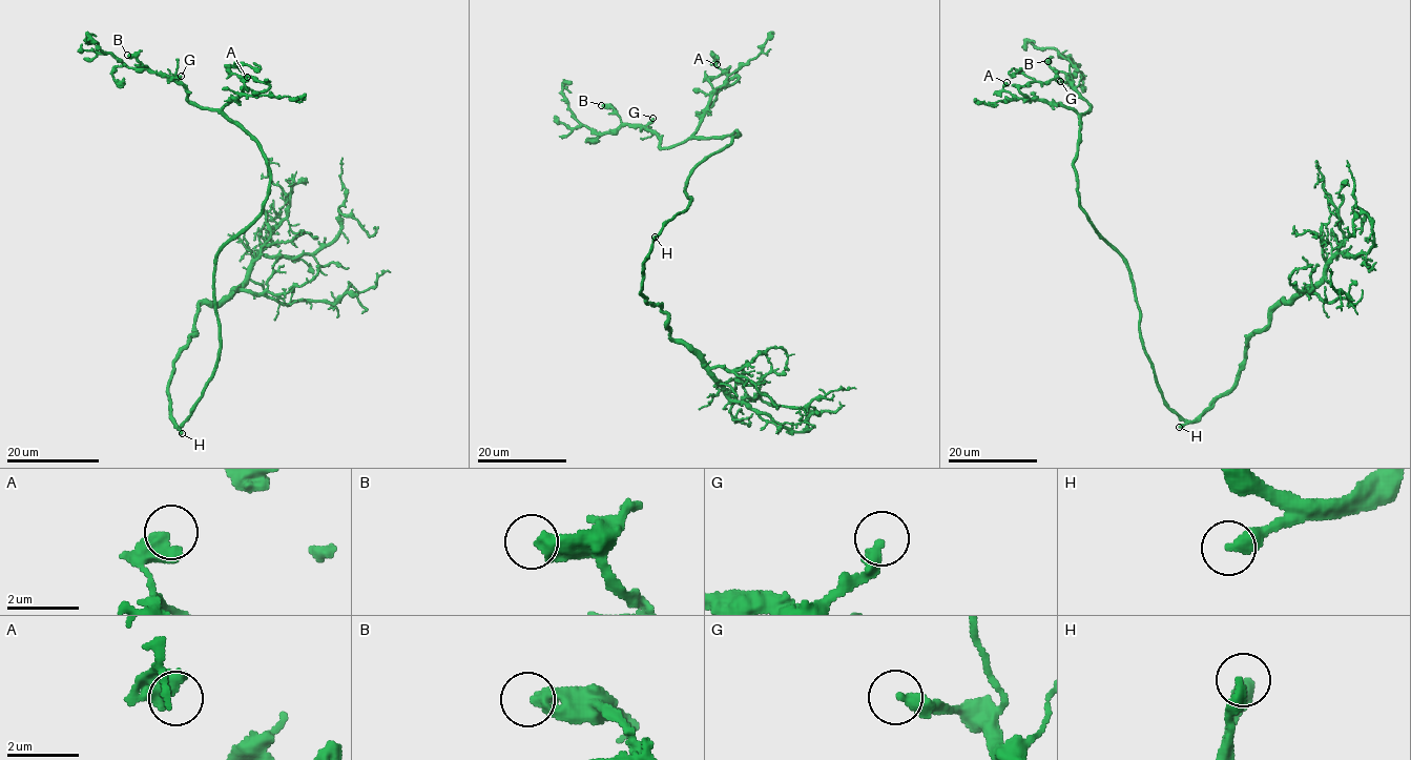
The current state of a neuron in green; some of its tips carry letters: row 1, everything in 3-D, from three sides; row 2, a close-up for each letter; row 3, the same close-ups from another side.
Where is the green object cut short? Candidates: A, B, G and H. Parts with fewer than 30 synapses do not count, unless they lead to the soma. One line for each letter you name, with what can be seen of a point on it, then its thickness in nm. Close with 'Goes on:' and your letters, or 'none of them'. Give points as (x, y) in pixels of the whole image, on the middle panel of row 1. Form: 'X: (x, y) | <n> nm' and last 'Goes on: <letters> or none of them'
H: (655, 237) | 360 nm
Goes on: H

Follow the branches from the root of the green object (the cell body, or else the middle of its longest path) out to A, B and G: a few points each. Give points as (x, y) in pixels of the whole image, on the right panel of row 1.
A: (1153, 369), (1131, 269), (1080, 206), (1074, 165), (1079, 116), (1015, 97), (1003, 89), (1007, 82)
B: (1153, 369), (1141, 336), (1131, 269), (1080, 206), (1074, 160), (1080, 117), (1091, 105), (1048, 61)
G: (1153, 369), (1141, 336), (1131, 269), (1080, 206), (1074, 160), (1080, 117), (1091, 105), (1060, 81)

